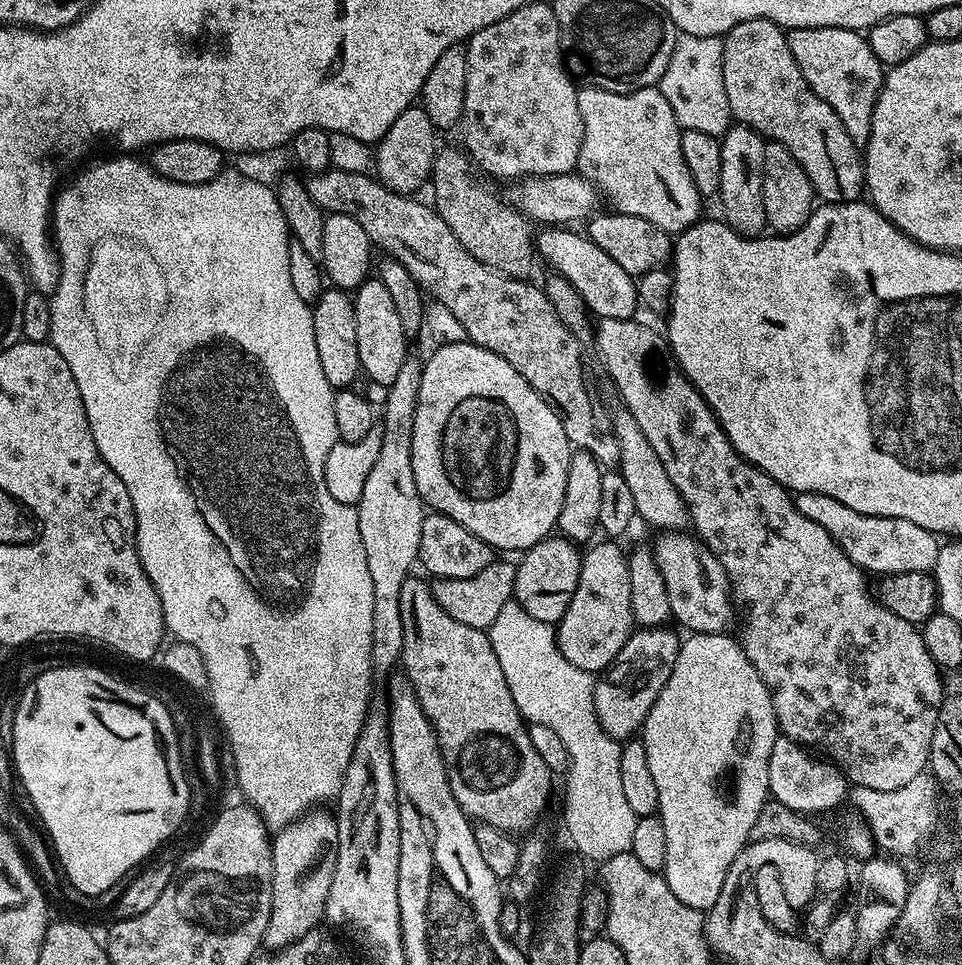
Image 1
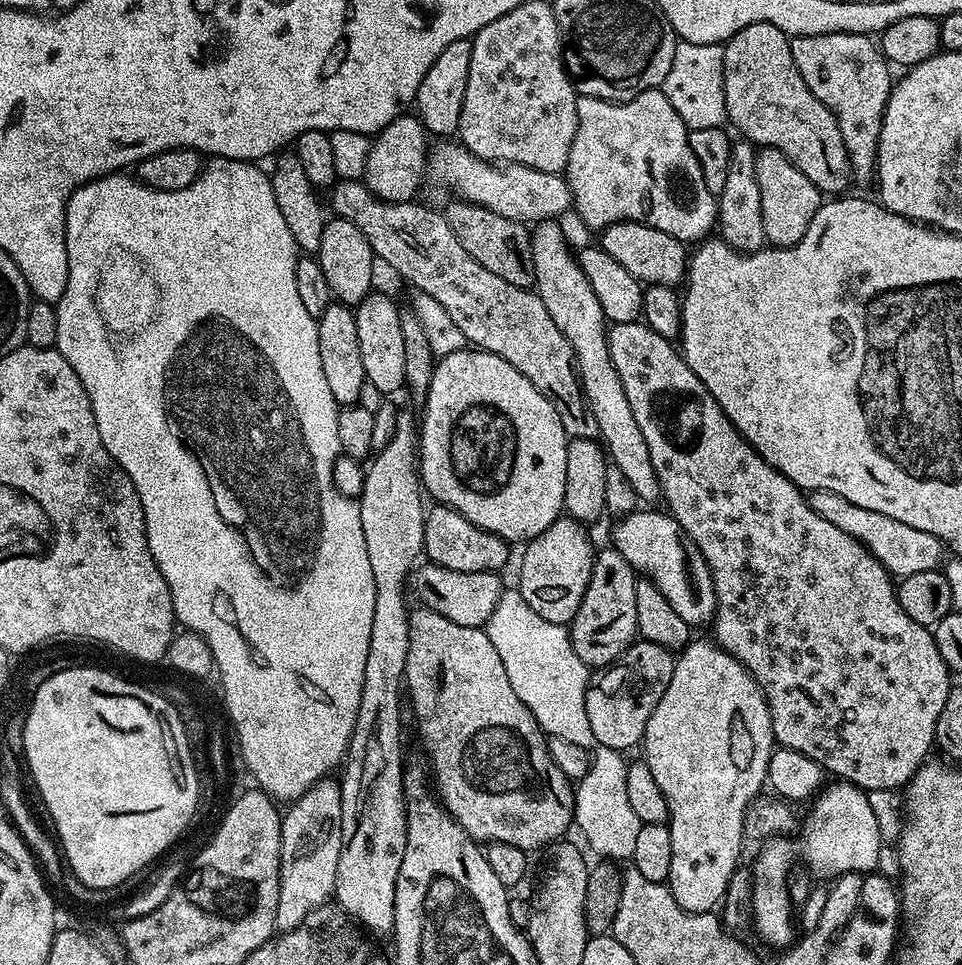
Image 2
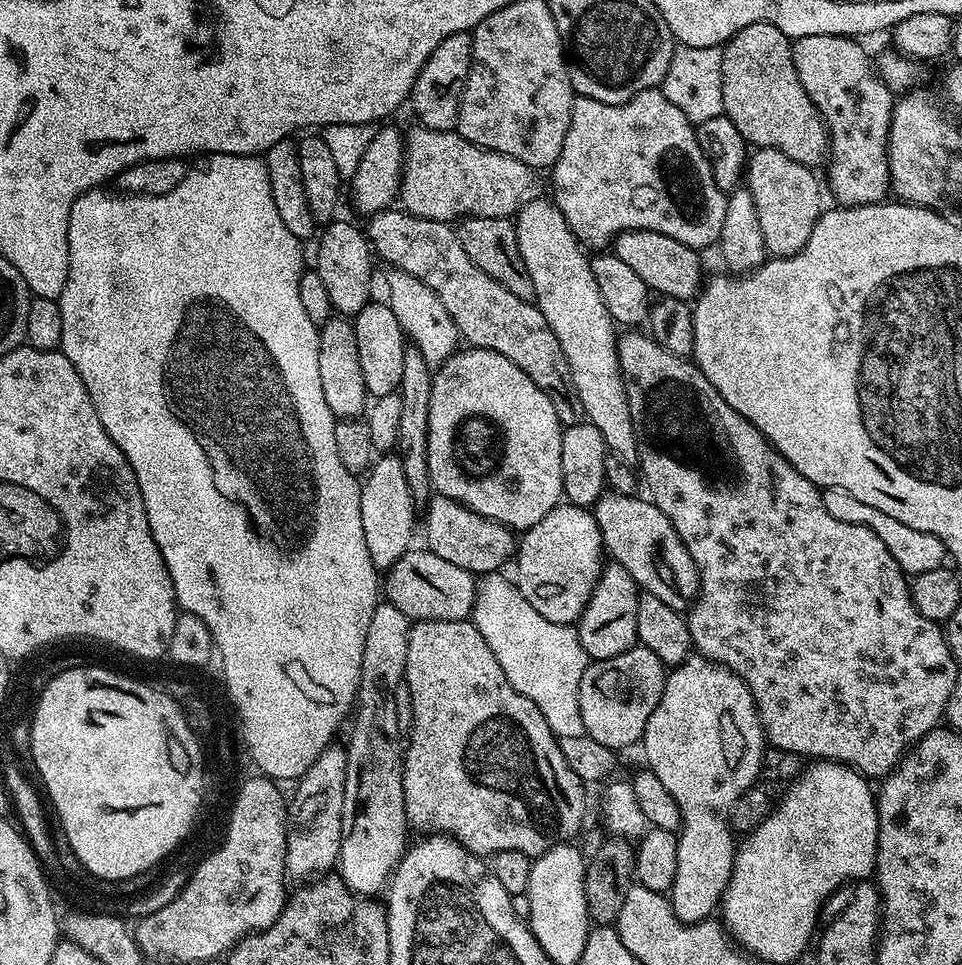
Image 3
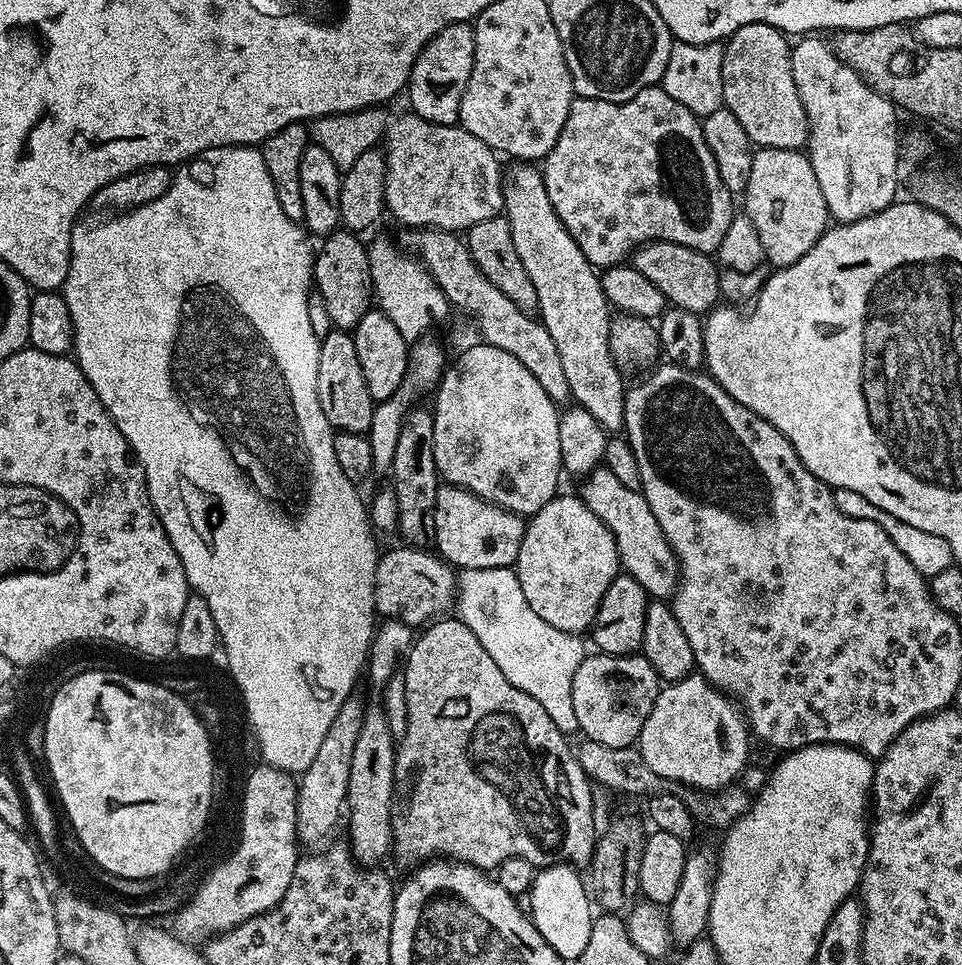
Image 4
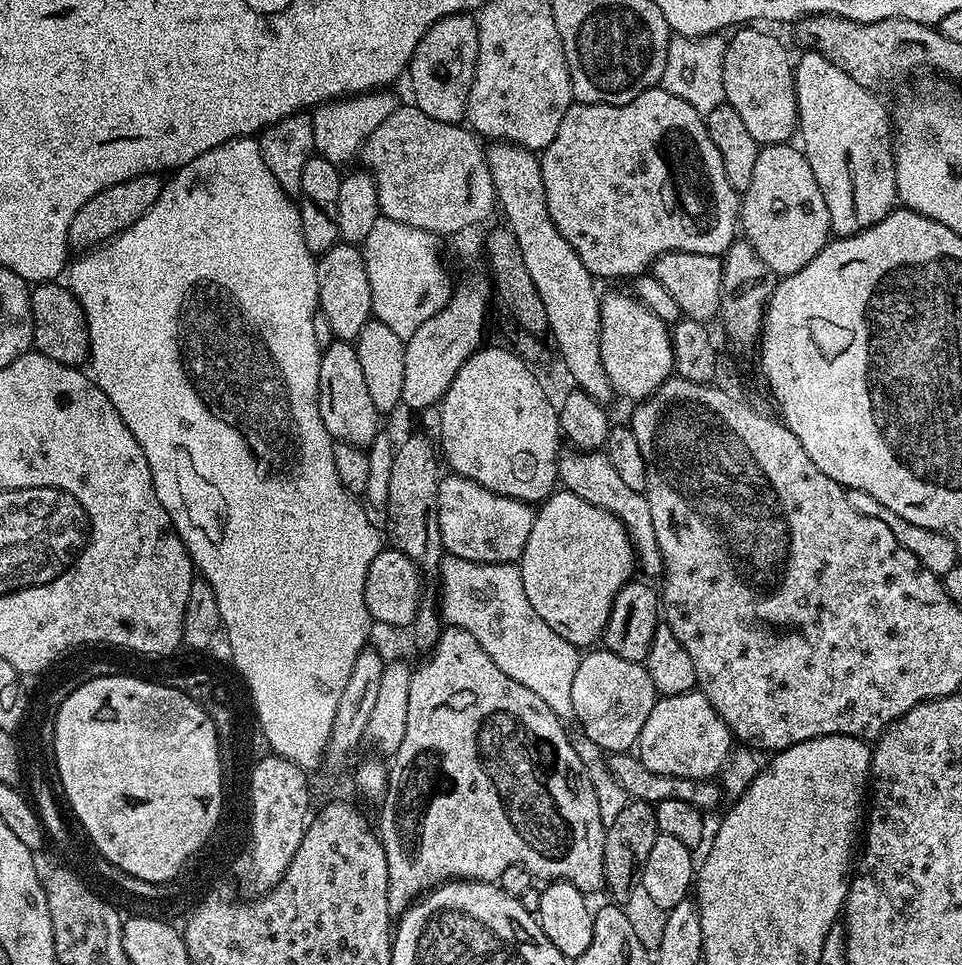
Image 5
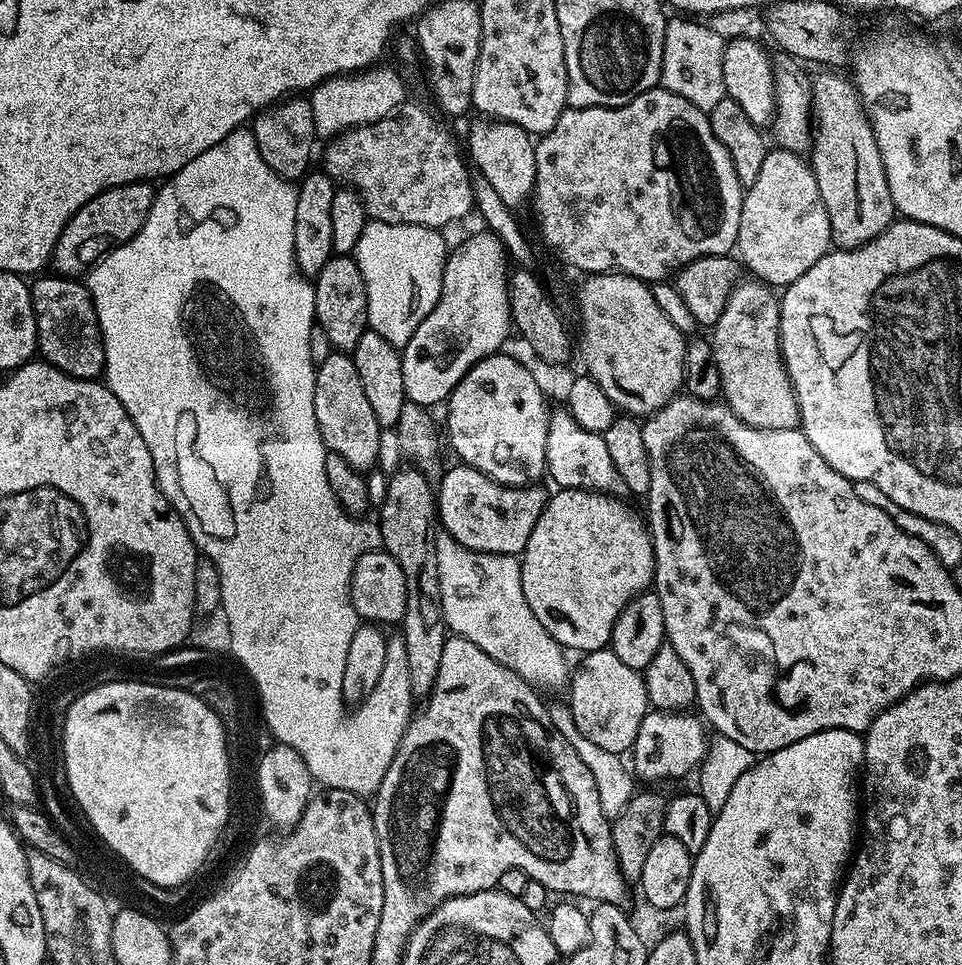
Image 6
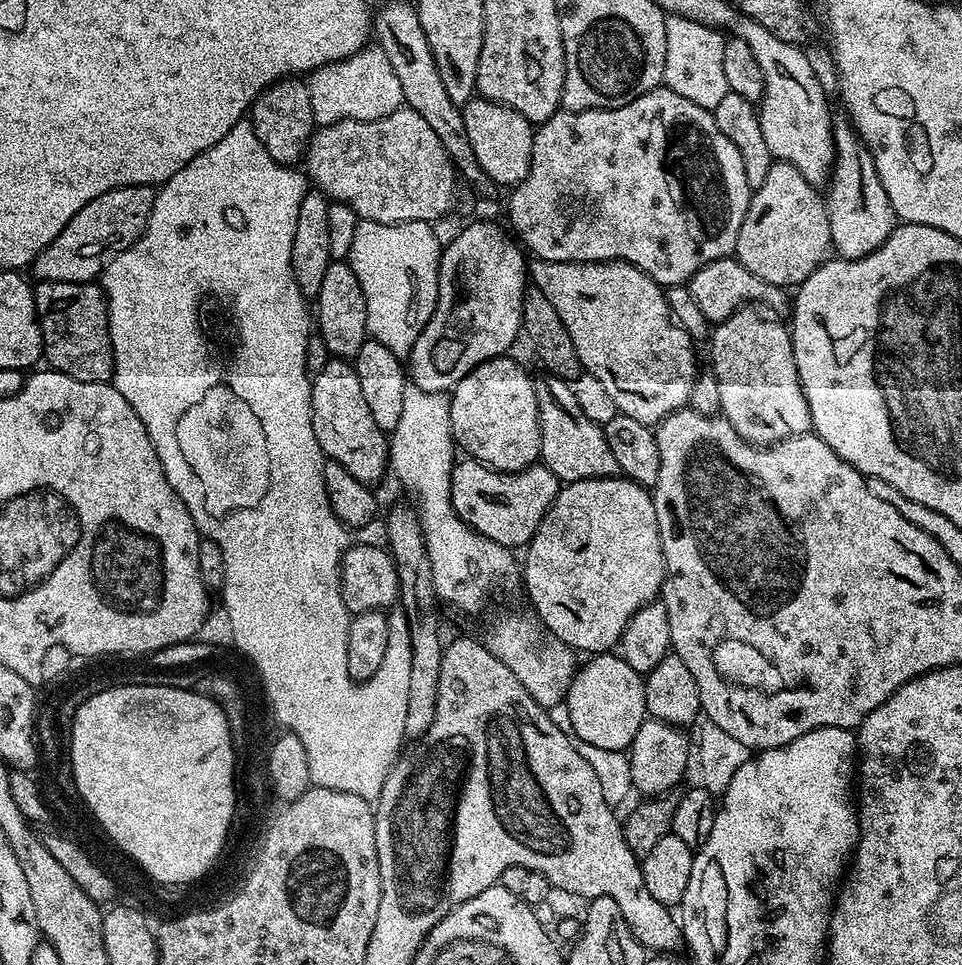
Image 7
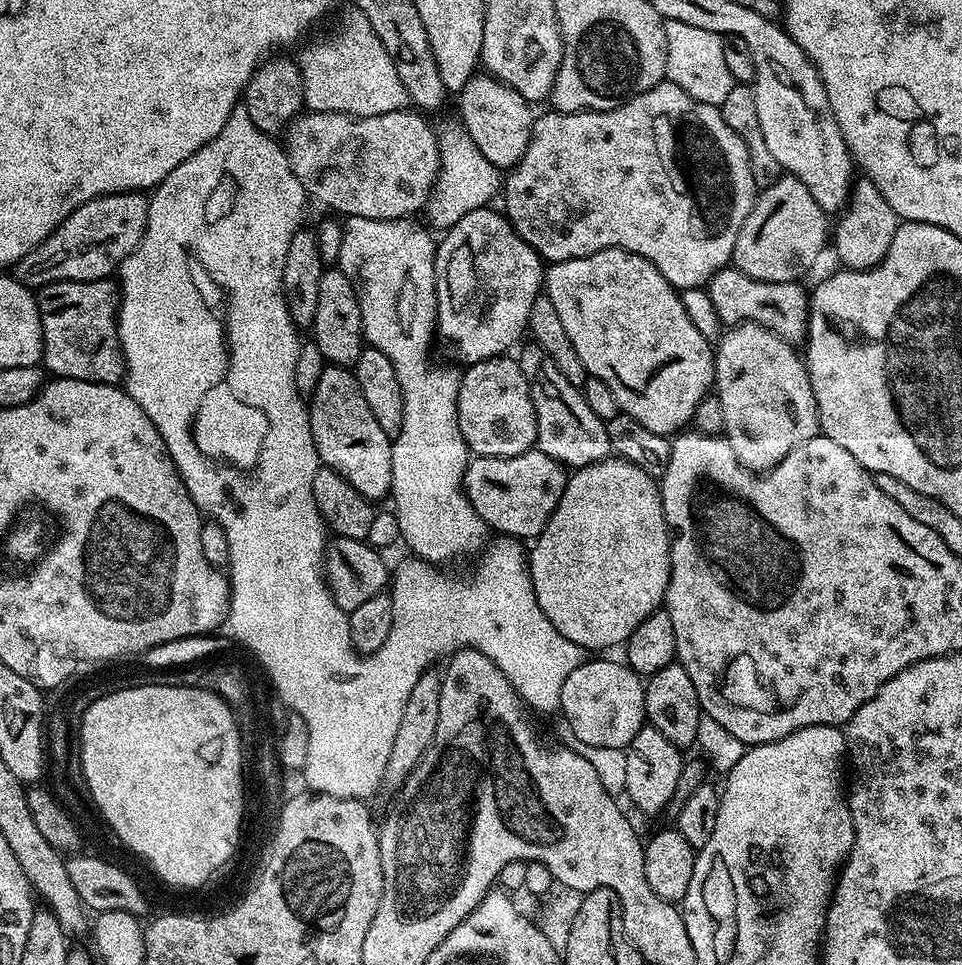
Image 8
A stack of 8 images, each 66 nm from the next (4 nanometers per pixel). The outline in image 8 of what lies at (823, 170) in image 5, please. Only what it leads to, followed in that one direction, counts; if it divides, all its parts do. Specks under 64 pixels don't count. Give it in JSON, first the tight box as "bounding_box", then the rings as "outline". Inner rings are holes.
{"bounding_box":[834,178,898,272],"outline":[[[860,178],[853,183],[848,203],[844,205],[838,219],[840,221],[834,224],[836,256],[844,263],[841,265],[845,269],[865,272],[886,258],[886,250],[890,250],[890,242],[894,242],[898,217],[872,180]]]}

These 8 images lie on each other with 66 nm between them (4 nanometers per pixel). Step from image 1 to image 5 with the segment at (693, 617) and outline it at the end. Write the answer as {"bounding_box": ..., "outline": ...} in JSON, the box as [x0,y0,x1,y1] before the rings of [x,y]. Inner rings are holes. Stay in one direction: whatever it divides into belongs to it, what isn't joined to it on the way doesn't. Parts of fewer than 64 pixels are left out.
{"bounding_box":[556,450,663,577],"outline":[[[603,450],[571,451],[565,451],[559,457],[556,465],[556,474],[563,491],[578,494],[578,498],[586,498],[586,502],[614,514],[614,518],[618,518],[624,523],[628,537],[632,540],[639,571],[641,573],[644,571],[648,576],[663,577],[662,550],[658,550],[658,538],[654,535],[654,518],[650,515],[647,496],[638,490],[630,490],[630,486],[626,486],[626,482],[622,482],[621,476],[614,470],[614,465],[611,464],[607,452]]]}

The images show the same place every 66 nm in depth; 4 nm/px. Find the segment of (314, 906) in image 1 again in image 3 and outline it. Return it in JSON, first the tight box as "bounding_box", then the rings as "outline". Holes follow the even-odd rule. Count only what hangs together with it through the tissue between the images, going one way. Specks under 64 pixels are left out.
{"bounding_box":[286,742,348,882],"outline":[[[333,742],[314,760],[310,770],[295,781],[296,793],[290,796],[288,833],[286,834],[287,875],[299,882],[323,877],[337,867],[342,842],[344,799],[346,798],[346,766],[348,749]]]}

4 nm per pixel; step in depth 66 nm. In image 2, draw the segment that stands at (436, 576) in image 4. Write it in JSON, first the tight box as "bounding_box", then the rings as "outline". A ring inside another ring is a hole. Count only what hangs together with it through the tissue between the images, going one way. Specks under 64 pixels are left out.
{"bounding_box":[410,562,506,628],"outline":[[[424,562],[411,573],[410,592],[420,599],[417,601],[423,607],[450,618],[450,622],[458,622],[458,626],[484,628],[490,614],[494,612],[498,598],[506,590],[506,584],[500,578],[495,572],[455,572],[431,562]]]}

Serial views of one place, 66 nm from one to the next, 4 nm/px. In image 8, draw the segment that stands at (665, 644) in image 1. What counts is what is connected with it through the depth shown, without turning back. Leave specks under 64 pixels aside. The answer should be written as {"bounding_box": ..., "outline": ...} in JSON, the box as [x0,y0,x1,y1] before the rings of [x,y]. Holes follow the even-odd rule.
{"bounding_box":[560,659,645,749],"outline":[[[585,659],[578,670],[570,673],[562,686],[560,712],[567,720],[572,735],[589,746],[610,746],[627,749],[628,744],[645,727],[645,681],[627,663],[616,660]]]}

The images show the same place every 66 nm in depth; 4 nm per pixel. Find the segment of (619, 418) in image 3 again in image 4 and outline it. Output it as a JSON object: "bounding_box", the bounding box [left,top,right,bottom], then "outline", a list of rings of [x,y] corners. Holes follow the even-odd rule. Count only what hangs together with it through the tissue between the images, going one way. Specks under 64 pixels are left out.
{"bounding_box":[504,162,626,434],"outline":[[[516,162],[507,169],[504,181],[504,211],[510,222],[510,234],[514,234],[514,246],[518,250],[518,258],[522,258],[522,266],[526,266],[526,274],[530,274],[530,282],[534,282],[534,290],[538,290],[538,319],[550,330],[550,338],[554,338],[554,346],[558,346],[558,354],[562,358],[562,371],[566,374],[566,382],[570,382],[572,400],[579,407],[586,409],[600,423],[604,431],[616,434],[624,426],[624,397],[626,395],[625,373],[617,366],[610,350],[610,326],[613,313],[606,294],[600,285],[597,269],[578,250],[578,242],[570,238],[570,230],[562,226],[558,214],[554,210],[554,202],[550,202],[550,194],[546,194],[544,173],[535,163]]]}

